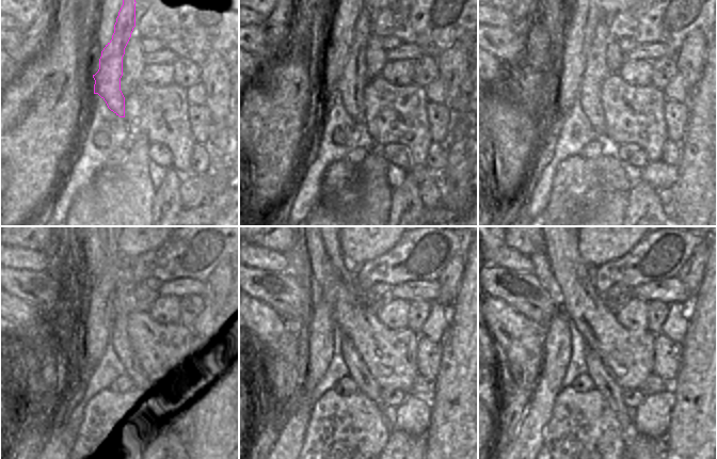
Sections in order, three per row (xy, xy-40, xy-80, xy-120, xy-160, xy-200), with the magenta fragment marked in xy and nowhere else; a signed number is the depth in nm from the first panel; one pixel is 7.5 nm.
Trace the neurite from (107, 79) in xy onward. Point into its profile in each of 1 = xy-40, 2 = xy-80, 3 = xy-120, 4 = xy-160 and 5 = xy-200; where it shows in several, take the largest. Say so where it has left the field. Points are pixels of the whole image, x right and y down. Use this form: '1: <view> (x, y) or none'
1: xy-40 (350, 89)
2: xy-80 (595, 72)
3: xy-120 (123, 298)
4: xy-160 (357, 370)
5: xy-200 (612, 394)

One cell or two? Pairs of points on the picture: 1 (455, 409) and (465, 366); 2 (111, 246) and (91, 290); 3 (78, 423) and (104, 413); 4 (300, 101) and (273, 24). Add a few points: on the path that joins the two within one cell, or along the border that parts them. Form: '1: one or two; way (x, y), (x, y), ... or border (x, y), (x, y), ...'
1: one; way (465, 398), (465, 377)
2: one; way (111, 256), (111, 268), (101, 280)
3: one; way (84, 423), (94, 423), (97, 420)
4: two; border (292, 16), (290, 32), (286, 41)

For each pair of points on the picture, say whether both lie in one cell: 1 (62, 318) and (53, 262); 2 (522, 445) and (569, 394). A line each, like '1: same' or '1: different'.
1: different
2: different

